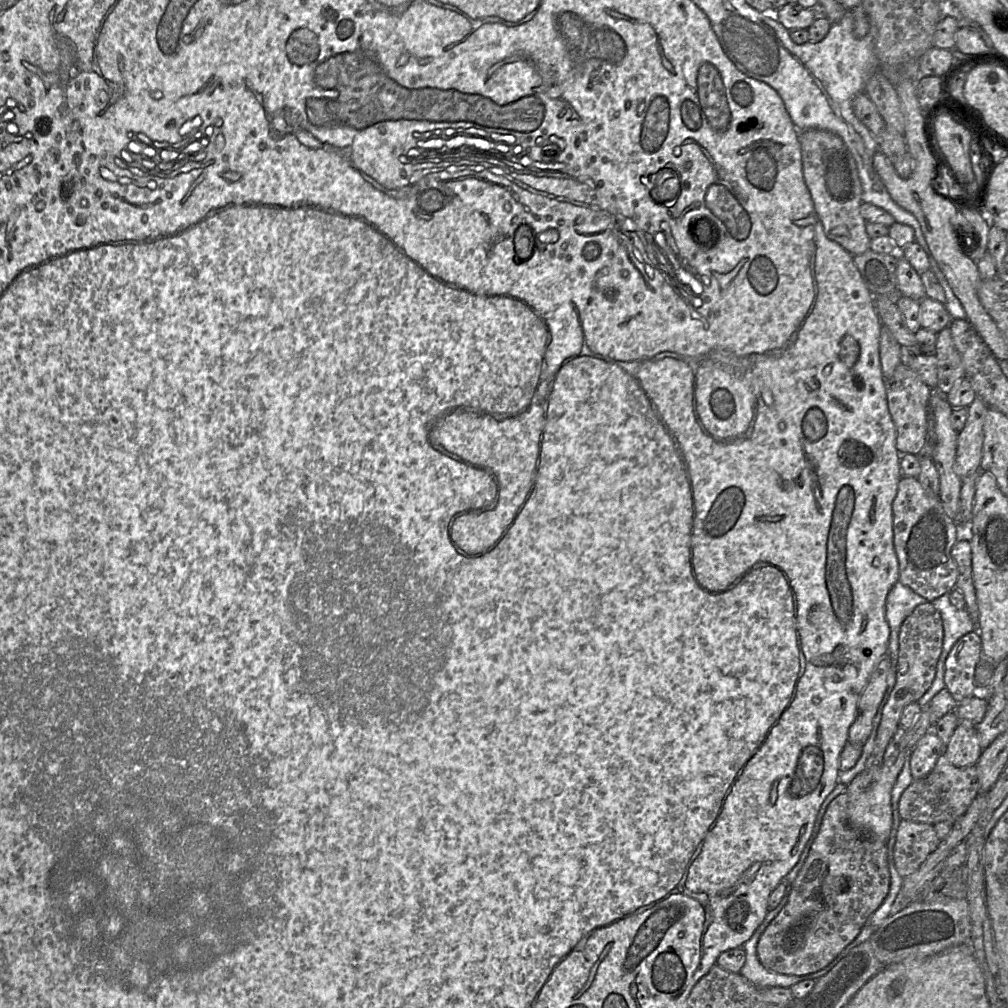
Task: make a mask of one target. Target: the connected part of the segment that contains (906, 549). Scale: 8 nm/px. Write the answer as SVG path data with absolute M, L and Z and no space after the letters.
M902 476L892 503L893 545L898 559L898 581L928 602L949 593L956 586L958 569L951 549L966 529L951 519L939 497L929 496L917 477Z

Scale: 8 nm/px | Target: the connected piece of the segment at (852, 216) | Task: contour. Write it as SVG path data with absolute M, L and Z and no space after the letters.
M799 130L799 142L804 182L825 235L852 256L865 253L872 239L866 232L867 222L860 214L863 189L852 154L838 135L826 130Z

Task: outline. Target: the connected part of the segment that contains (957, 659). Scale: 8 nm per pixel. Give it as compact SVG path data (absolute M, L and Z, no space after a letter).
M978 630L965 634L953 645L945 661L944 683L957 703L974 695L974 671L982 656Z

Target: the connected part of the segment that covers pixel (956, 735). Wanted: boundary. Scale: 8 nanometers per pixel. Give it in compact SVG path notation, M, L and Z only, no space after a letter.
M959 722L945 745L944 756L952 765L963 768L975 766L982 751L975 726Z

